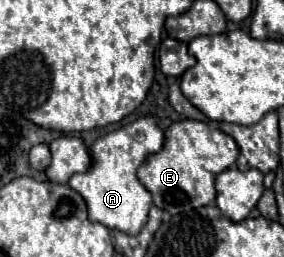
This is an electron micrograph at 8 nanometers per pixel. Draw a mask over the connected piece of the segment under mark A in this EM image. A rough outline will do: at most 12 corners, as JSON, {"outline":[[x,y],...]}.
{"outline":[[153,115],[97,139],[69,179],[89,219],[135,235],[151,195],[137,167],[163,147]]}

